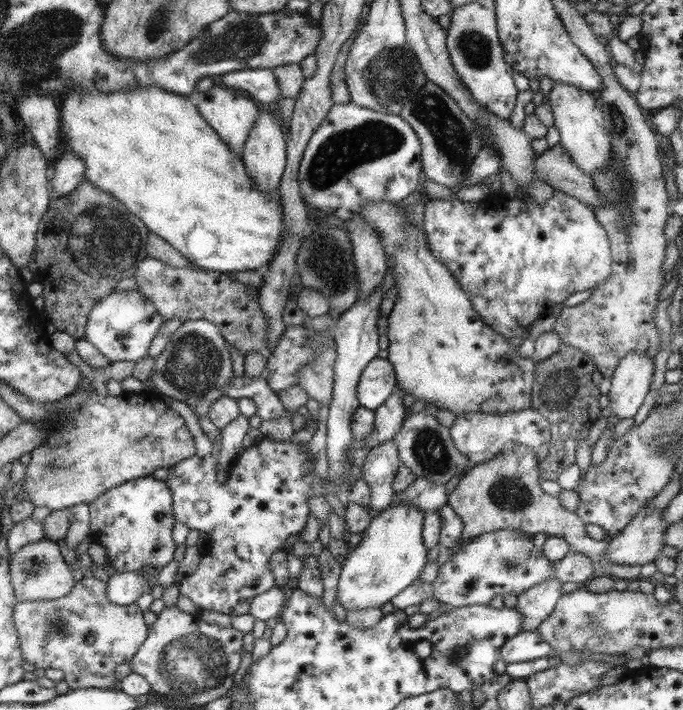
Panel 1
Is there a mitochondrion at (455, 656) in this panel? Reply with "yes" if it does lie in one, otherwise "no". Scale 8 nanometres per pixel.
yes

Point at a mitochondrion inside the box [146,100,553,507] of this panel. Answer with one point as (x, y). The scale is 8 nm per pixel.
(346, 149)

